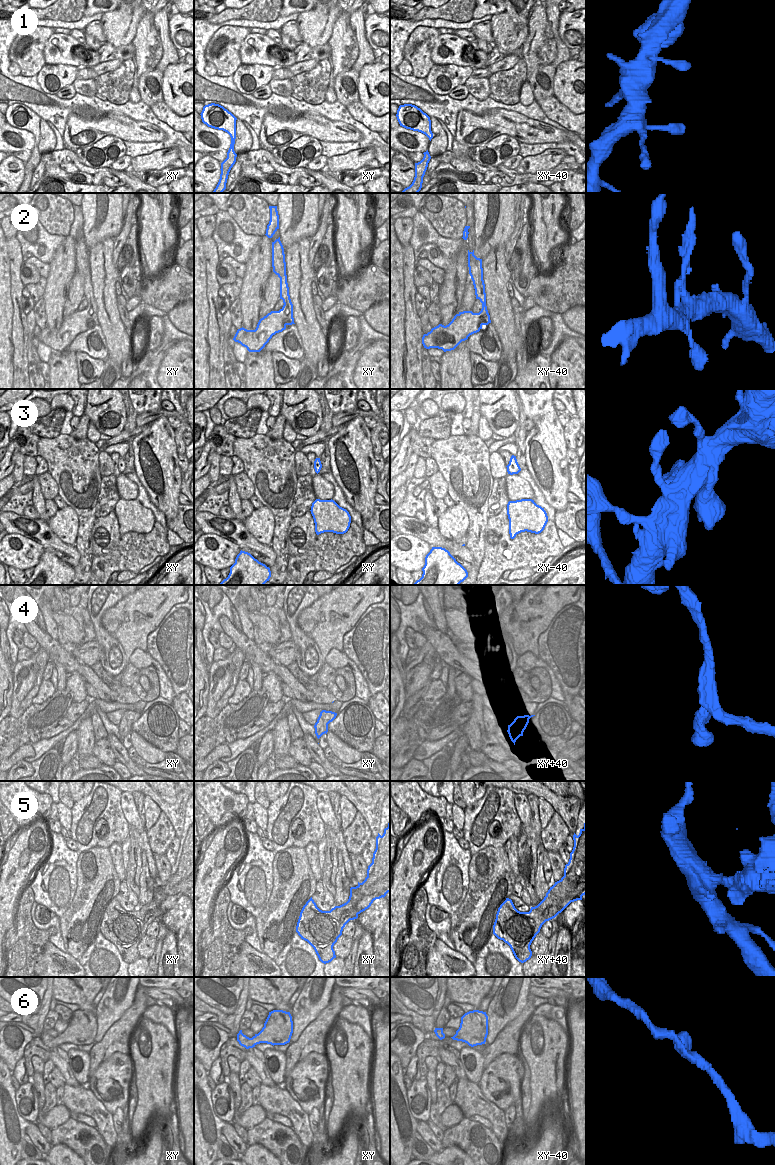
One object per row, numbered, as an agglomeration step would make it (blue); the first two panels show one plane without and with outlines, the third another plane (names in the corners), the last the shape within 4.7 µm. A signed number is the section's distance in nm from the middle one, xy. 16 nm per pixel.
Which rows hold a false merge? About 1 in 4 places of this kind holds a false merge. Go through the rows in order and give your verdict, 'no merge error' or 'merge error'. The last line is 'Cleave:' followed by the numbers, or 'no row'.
1: no merge error
2: no merge error
3: no merge error
4: no merge error
5: merge error
6: merge error
Cleave: 5, 6

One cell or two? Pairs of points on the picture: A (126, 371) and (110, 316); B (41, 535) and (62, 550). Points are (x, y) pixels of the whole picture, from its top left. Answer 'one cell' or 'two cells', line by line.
A: two cells
B: one cell

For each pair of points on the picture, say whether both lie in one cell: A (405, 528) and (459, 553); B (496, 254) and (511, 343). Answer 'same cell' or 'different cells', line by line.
A: same cell
B: same cell

